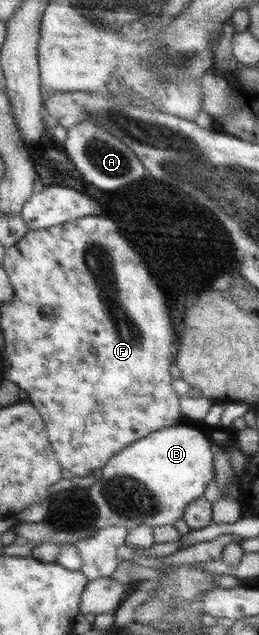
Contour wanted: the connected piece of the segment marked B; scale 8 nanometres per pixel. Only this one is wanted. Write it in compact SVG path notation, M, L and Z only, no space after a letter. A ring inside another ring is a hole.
M185 421L153 431L113 455L102 478L88 488L90 499L99 509L93 528L173 525L183 517L186 506L203 495L215 475L211 441L205 429Z

